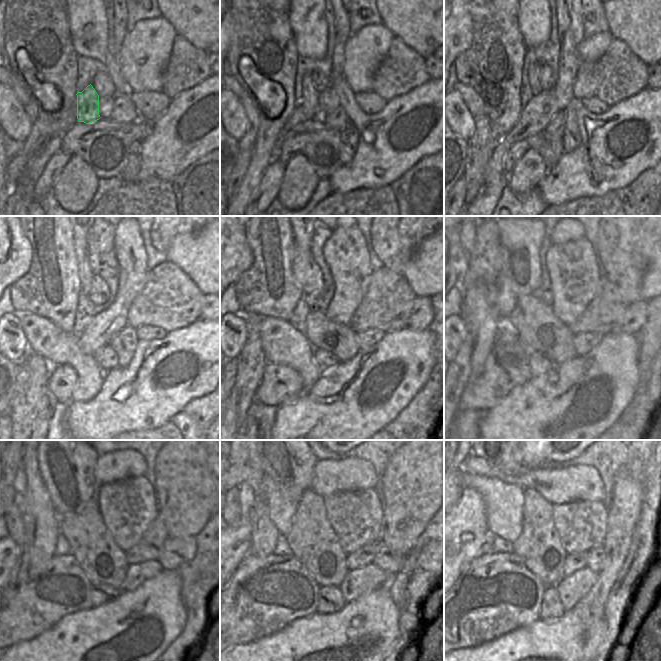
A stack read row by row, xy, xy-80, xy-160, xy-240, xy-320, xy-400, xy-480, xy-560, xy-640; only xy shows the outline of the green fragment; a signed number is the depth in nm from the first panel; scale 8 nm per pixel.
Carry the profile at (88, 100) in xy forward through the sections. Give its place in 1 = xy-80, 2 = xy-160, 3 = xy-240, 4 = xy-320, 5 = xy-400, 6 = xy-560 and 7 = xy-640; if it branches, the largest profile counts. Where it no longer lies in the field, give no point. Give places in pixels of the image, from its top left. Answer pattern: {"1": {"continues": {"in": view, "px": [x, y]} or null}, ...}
{"1": {"continues": {"in": "xy-80", "px": [310, 99]}}, "2": {"continues": {"in": "xy-160", "px": [532, 75]}}, "3": {"continues": {"in": "xy-240", "px": [84, 272]}}, "4": {"continues": {"in": "xy-320", "px": [302, 236]}}, "5": {"continues": null}, "6": {"continues": null}, "7": {"continues": null}}

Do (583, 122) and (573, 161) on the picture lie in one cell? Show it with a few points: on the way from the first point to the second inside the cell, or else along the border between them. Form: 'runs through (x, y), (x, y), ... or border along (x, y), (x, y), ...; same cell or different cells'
runs through (585, 132), (583, 151); same cell

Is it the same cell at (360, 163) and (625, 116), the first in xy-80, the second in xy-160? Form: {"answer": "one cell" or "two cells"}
{"answer": "one cell"}

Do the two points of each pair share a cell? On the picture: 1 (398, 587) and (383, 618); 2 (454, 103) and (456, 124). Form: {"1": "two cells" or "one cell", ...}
{"1": "two cells", "2": "one cell"}

